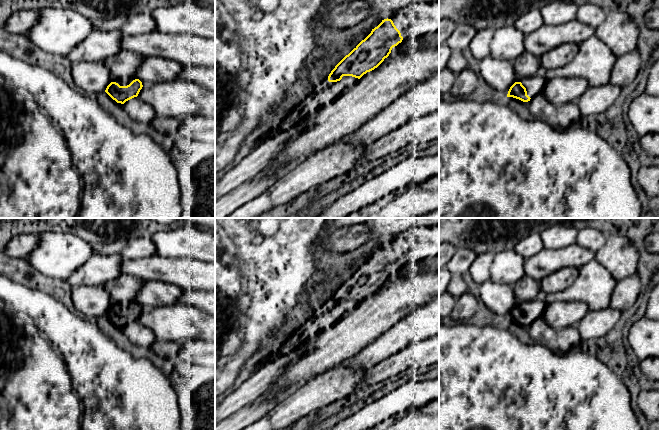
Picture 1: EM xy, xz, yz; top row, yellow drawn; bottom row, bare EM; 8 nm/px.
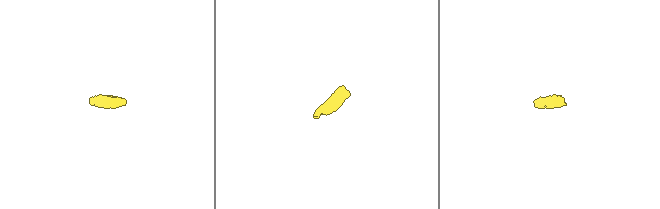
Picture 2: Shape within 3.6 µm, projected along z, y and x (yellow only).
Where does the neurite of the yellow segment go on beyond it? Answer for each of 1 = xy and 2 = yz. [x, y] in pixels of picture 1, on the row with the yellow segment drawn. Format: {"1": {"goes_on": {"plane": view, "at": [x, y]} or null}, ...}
{"1": {"goes_on": {"plane": "xy", "at": [122, 82]}}, "2": {"goes_on": {"plane": "yz", "at": [534, 85]}}}

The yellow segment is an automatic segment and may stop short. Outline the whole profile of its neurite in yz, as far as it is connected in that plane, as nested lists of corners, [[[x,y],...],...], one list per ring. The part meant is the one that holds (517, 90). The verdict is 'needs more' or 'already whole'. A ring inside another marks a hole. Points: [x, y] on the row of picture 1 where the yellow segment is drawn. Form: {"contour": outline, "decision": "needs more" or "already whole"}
{"contour": [[[541,74],[530,77],[516,77],[515,83],[510,87],[507,97],[513,97],[528,103],[536,95],[543,93],[547,78]]], "decision": "needs more"}

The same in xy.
{"contour": [[[111,76],[111,83],[105,92],[117,103],[124,104],[126,101],[137,97],[143,87],[150,87],[152,84],[142,83],[137,76],[119,79]]], "decision": "needs more"}

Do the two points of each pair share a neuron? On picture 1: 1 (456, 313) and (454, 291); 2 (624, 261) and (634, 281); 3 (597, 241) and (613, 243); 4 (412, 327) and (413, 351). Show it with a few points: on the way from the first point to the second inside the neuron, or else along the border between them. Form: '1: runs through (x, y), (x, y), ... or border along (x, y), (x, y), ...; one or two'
1: border along (466, 290), (455, 300); two
2: border along (636, 272), (617, 281); two
3: border along (607, 238), (606, 242), (595, 252); two
4: border along (428, 338), (412, 342), (392, 354); two

